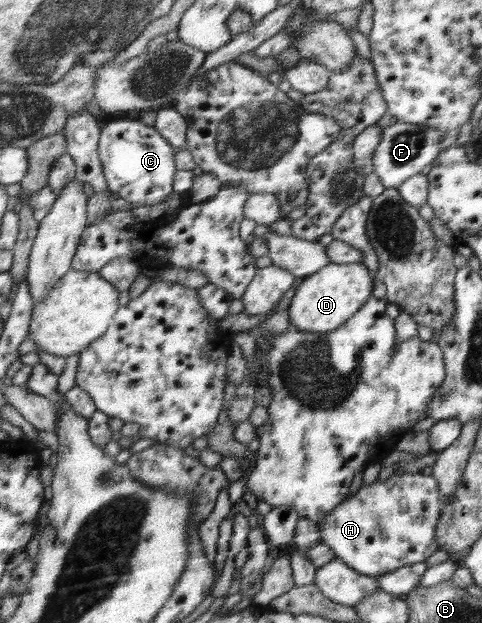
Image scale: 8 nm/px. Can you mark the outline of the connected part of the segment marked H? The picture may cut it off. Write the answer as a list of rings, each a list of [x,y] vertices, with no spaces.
[[[395,472],[389,478],[377,479],[371,484],[361,485],[358,491],[351,493],[349,499],[333,508],[319,522],[321,543],[333,550],[335,557],[367,576],[376,577],[381,573],[393,571],[403,565],[421,563],[433,552],[437,552],[435,544],[436,528],[440,522],[441,508],[440,485],[432,475],[418,473]]]

